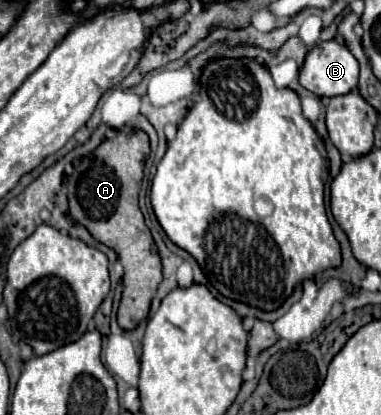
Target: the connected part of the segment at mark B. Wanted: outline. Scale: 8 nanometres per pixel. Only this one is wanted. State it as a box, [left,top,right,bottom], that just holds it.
[299,41,359,97]

